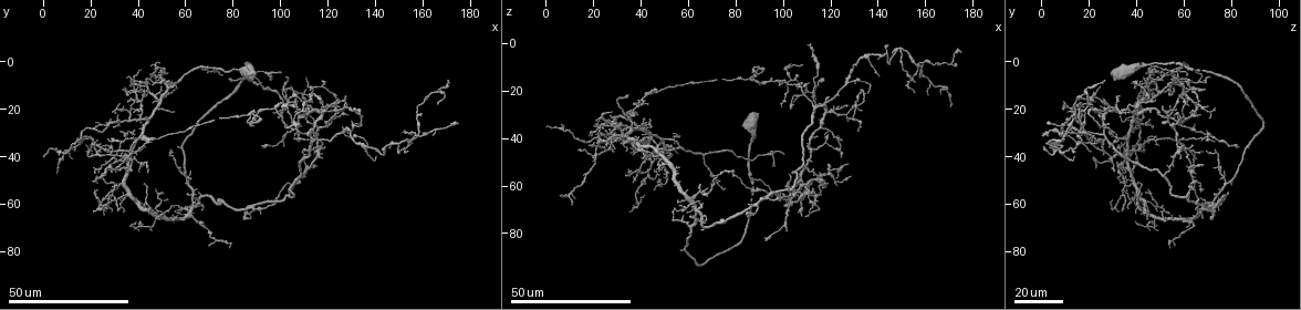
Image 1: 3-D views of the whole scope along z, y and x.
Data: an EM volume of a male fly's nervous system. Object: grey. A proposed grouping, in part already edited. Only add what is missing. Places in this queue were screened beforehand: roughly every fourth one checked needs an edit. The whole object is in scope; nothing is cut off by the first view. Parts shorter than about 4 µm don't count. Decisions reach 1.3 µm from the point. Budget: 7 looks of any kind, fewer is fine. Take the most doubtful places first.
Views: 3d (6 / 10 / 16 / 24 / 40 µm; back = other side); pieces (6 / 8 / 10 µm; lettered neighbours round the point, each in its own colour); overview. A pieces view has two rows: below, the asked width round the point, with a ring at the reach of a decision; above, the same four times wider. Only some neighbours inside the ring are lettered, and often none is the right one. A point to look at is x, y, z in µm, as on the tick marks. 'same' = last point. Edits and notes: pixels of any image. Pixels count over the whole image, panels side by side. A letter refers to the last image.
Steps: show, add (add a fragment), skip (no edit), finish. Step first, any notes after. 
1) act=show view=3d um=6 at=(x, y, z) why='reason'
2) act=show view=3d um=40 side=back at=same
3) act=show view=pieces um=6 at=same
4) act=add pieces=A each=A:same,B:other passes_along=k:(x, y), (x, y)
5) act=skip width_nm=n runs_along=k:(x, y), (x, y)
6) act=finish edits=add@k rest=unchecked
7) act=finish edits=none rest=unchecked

act=show view=3d um=24 at=(170, 9, 26) why='free end'

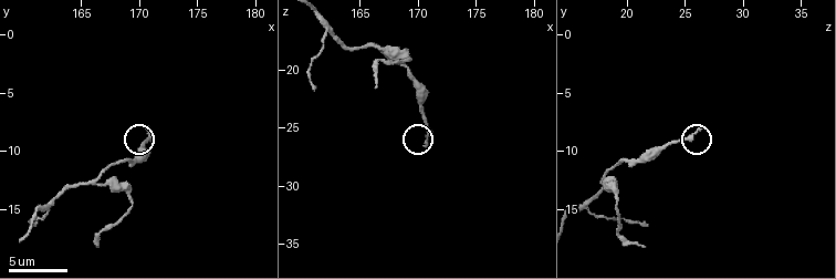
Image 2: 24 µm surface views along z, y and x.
act=show view=pieces um=8 at=(170.8, 8.0, 26.4)

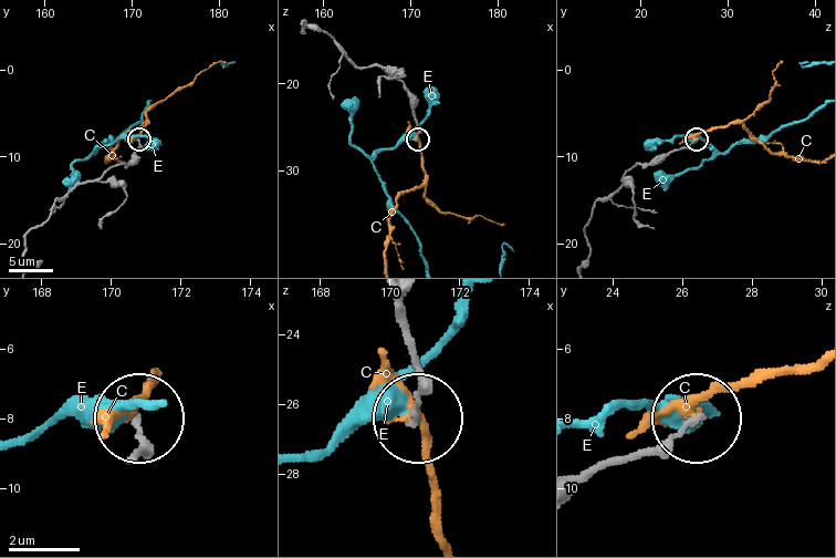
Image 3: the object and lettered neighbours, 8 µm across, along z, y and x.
act=skip each=C:other,E:other found='no lettered fragment goes on from it'

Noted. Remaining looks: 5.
act=show view=3d um=24 at=(113, 44, 68) why='branch stops here'

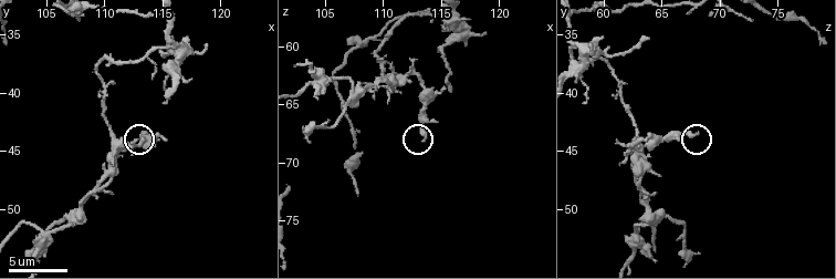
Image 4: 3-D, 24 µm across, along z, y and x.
act=show view=pieces um=10 at=(113.6, 43.4, 68.2)

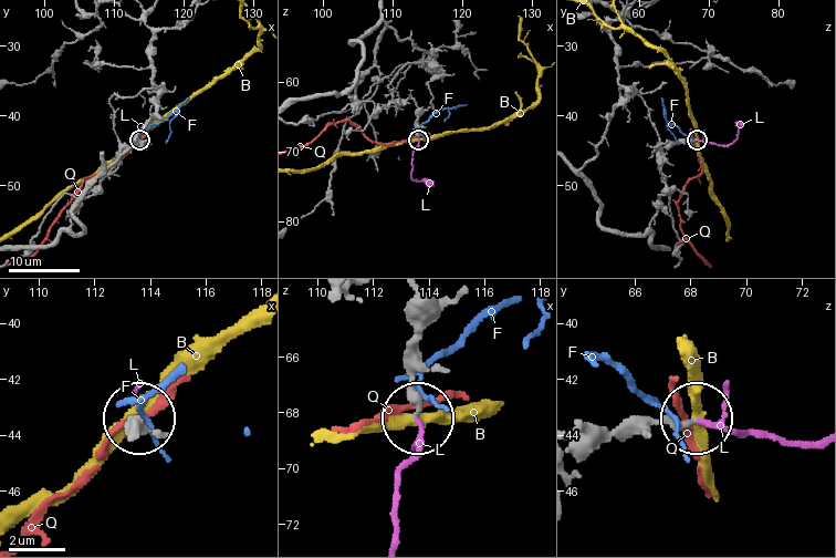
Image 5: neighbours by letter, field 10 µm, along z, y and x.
act=add pieces=L each=B:other,F:other,L:same,Q:other passes_along=5:(413, 342), (419, 447), (398, 483), (398, 533) found='it goes on there'

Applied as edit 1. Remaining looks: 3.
act=show view=pieces um=10 at=(116.0, 35.4, 63.8) why='branch stops here'

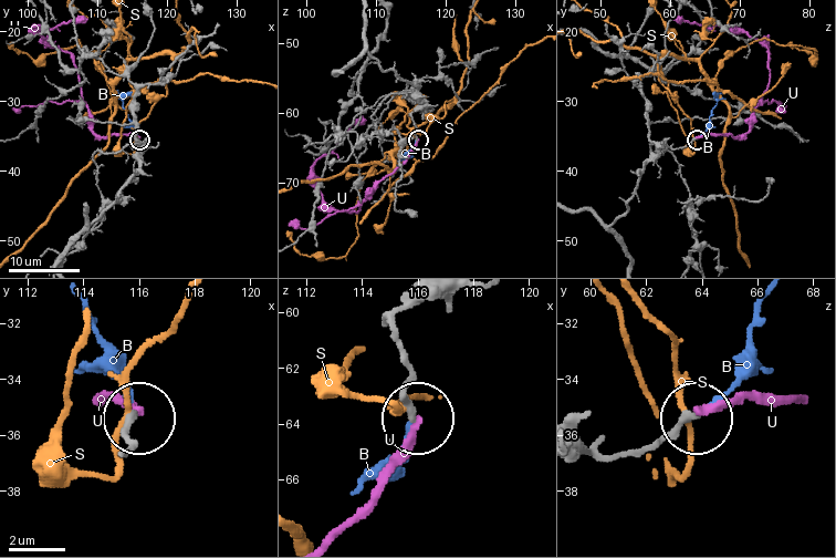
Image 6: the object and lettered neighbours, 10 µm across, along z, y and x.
act=add pieces=B width_nm=260 each=B:same,S:other,U:other found='the neuron continues'

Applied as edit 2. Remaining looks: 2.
act=finish edits=add@5,add@6 rest=unchecked

